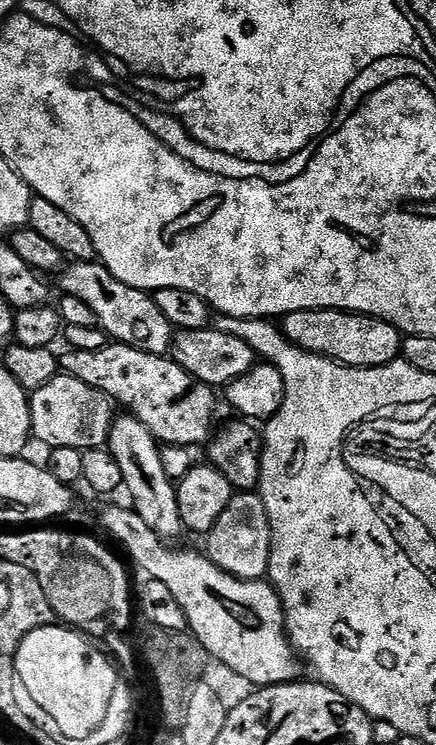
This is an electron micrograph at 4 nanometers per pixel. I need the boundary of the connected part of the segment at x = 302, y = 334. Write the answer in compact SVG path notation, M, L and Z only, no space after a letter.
M334 308L291 312L290 315L283 317L282 331L285 338L294 346L324 356L328 360L337 360L348 368L377 368L392 364L402 356L402 334L397 328L390 326L390 322L373 316L360 316L357 312L337 312Z

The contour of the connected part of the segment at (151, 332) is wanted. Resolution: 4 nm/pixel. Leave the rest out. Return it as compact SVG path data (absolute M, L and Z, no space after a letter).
M96 260L69 263L59 273L58 279L59 291L86 302L86 306L94 310L99 327L115 343L134 346L134 350L155 356L168 356L171 353L174 329L149 293L126 286L126 282L118 282L118 278L114 278L114 274L110 274L110 270Z

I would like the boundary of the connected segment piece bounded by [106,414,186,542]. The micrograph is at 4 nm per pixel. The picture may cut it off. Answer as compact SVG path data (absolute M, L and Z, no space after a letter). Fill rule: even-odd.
M120 414L112 421L112 429L106 445L109 452L118 462L118 470L122 470L123 487L133 496L131 507L162 539L176 542L180 535L185 535L186 529L182 522L182 514L178 514L178 498L176 484L166 474L166 466L162 466L160 457L161 445L152 436L142 422L138 422L131 414ZM124 415L124 416L120 416Z

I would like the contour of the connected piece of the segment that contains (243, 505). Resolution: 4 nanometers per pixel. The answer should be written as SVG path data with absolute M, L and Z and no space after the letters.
M244 490L233 495L230 506L222 510L222 518L206 533L208 548L206 555L232 576L243 580L263 580L268 574L270 550L272 549L272 531L266 514L266 506L255 491Z

